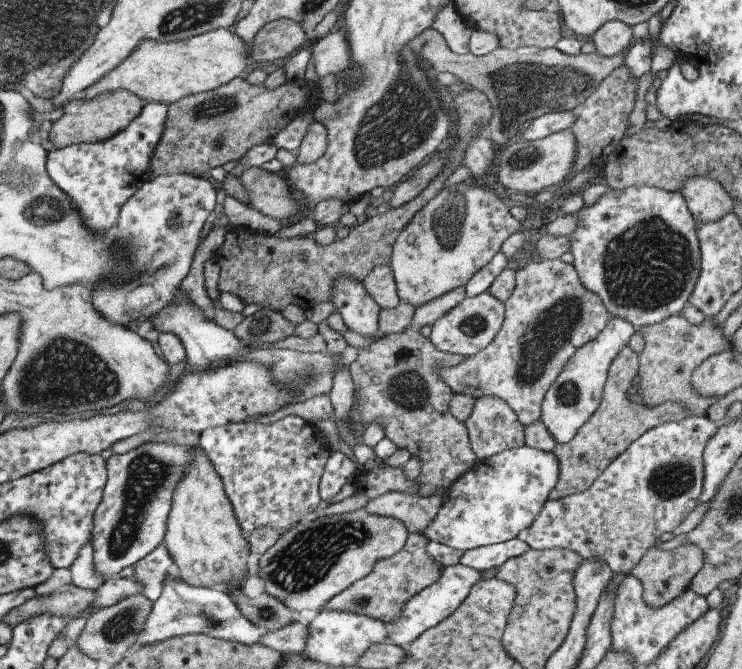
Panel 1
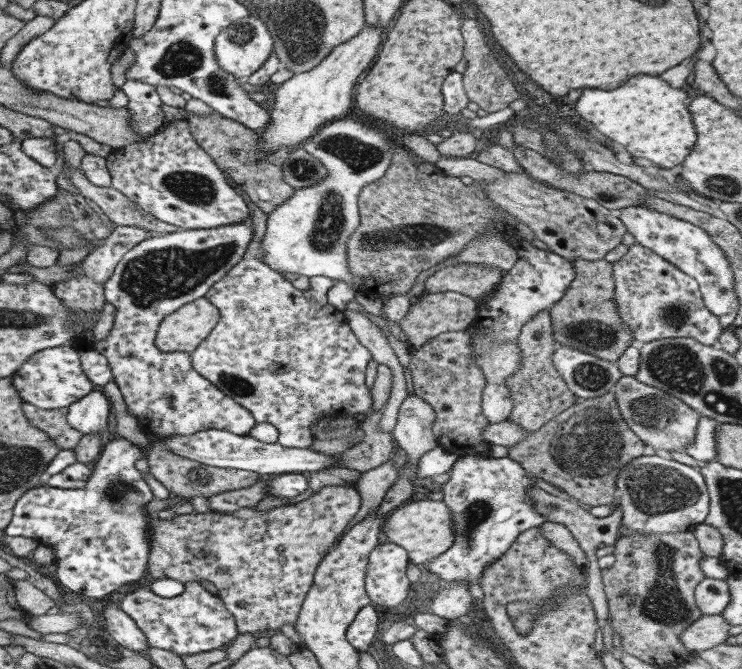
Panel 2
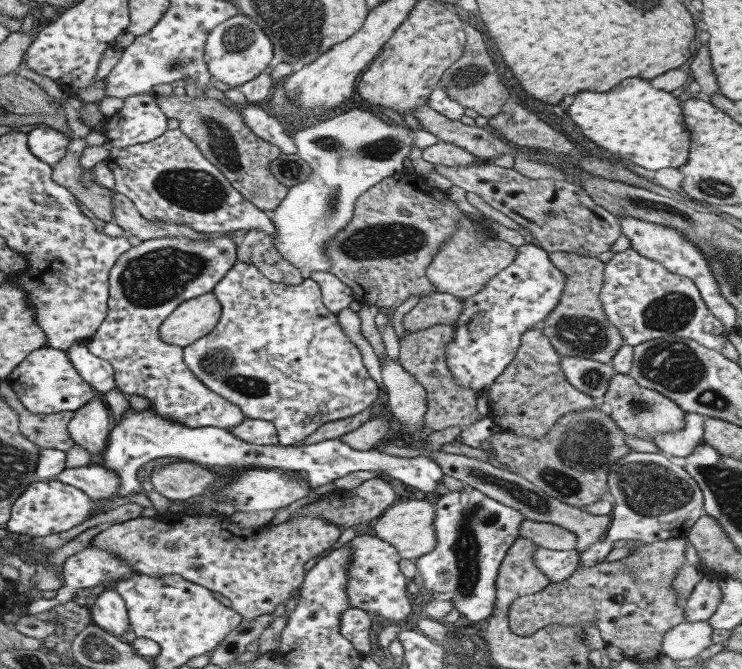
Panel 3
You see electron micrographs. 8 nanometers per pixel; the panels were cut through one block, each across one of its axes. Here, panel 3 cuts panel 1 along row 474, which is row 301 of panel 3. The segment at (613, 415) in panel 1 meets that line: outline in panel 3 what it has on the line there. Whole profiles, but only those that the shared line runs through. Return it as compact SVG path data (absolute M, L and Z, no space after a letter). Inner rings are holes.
M555 251L548 253L549 261L563 273L563 290L558 304L542 320L541 333L560 356L588 358L601 363L609 363L610 358L621 348L623 341L619 331L606 319L598 294L603 281L605 264L597 258L587 258L577 253Z

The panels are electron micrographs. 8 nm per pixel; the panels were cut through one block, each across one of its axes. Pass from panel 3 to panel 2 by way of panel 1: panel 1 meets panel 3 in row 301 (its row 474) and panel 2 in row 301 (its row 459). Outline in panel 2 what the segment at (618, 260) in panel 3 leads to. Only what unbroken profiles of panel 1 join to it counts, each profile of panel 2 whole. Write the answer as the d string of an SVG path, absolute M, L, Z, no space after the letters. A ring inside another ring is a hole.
M633 244L620 260L613 262L612 270L613 301L635 341L647 343L661 338L688 337L711 346L722 334L718 318L703 306L697 282L653 251Z

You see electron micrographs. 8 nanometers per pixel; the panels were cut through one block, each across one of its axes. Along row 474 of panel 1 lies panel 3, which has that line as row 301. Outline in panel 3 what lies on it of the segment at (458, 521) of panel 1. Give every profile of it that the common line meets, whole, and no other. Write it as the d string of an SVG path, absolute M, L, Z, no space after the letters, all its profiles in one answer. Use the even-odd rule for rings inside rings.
M526 243L519 246L509 266L491 276L481 290L462 299L460 315L452 326L455 334L444 349L452 380L462 388L472 388L477 397L485 393L511 362L521 335L540 325L558 304L563 281L563 273L551 264L545 250Z

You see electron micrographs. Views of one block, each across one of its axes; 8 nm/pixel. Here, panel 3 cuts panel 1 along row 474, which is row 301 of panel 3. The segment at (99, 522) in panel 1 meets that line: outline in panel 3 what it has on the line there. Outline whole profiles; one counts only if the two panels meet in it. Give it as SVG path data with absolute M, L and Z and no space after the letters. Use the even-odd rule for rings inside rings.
M212 234L201 241L183 237L153 238L141 241L117 258L113 268L109 270L105 318L86 345L91 354L111 365L117 390L147 398L155 414L191 428L214 426L228 430L243 420L245 416L237 406L233 406L195 378L182 361L182 349L179 346L163 344L157 336L160 324L180 302L211 291L236 262L236 248L229 234Z

